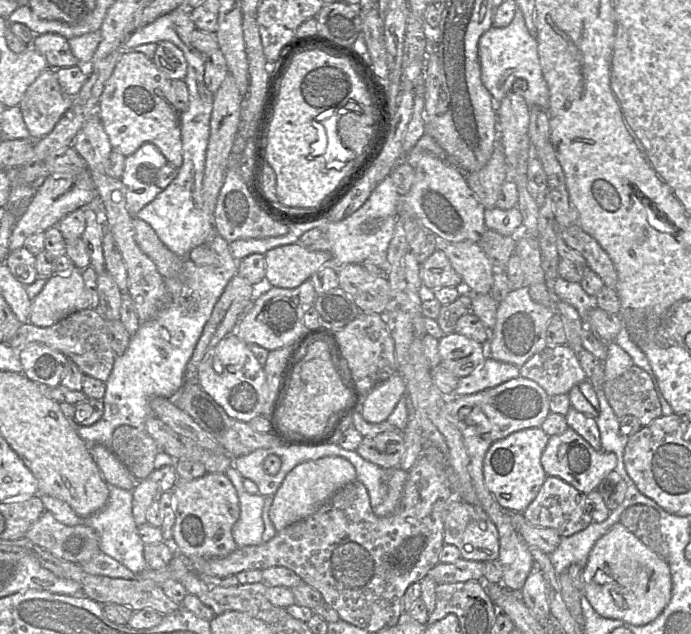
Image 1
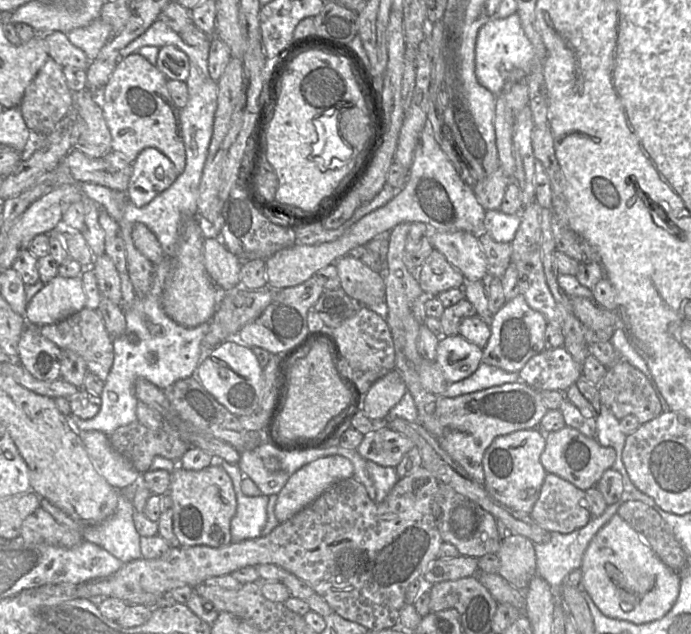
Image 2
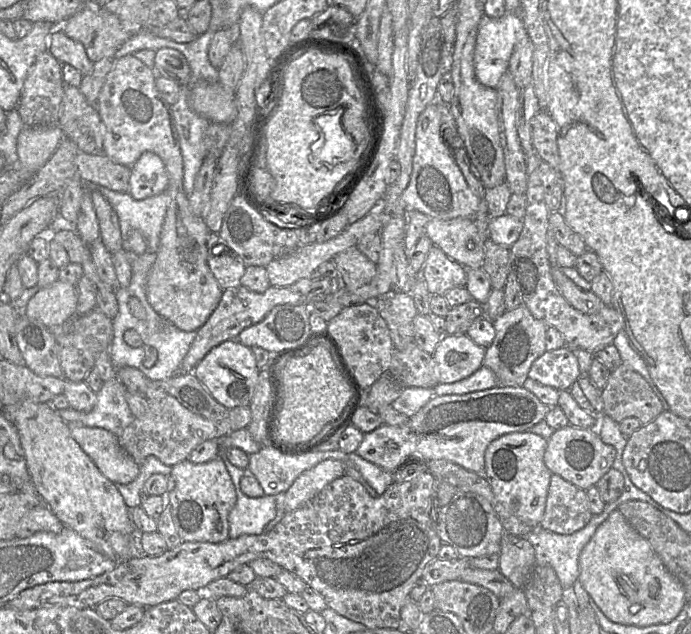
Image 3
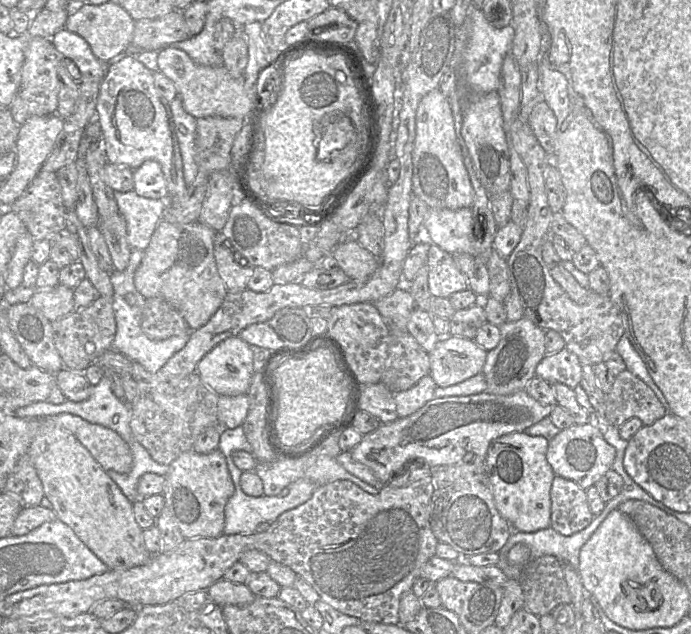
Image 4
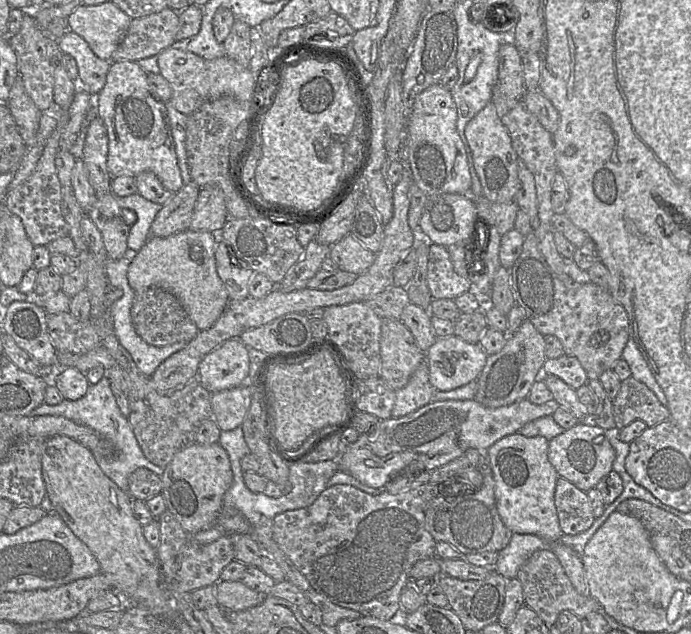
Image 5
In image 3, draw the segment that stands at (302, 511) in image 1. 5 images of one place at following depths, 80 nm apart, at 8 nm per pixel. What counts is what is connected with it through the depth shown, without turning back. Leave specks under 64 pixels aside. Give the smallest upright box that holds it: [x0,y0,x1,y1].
[285,459,344,513]

